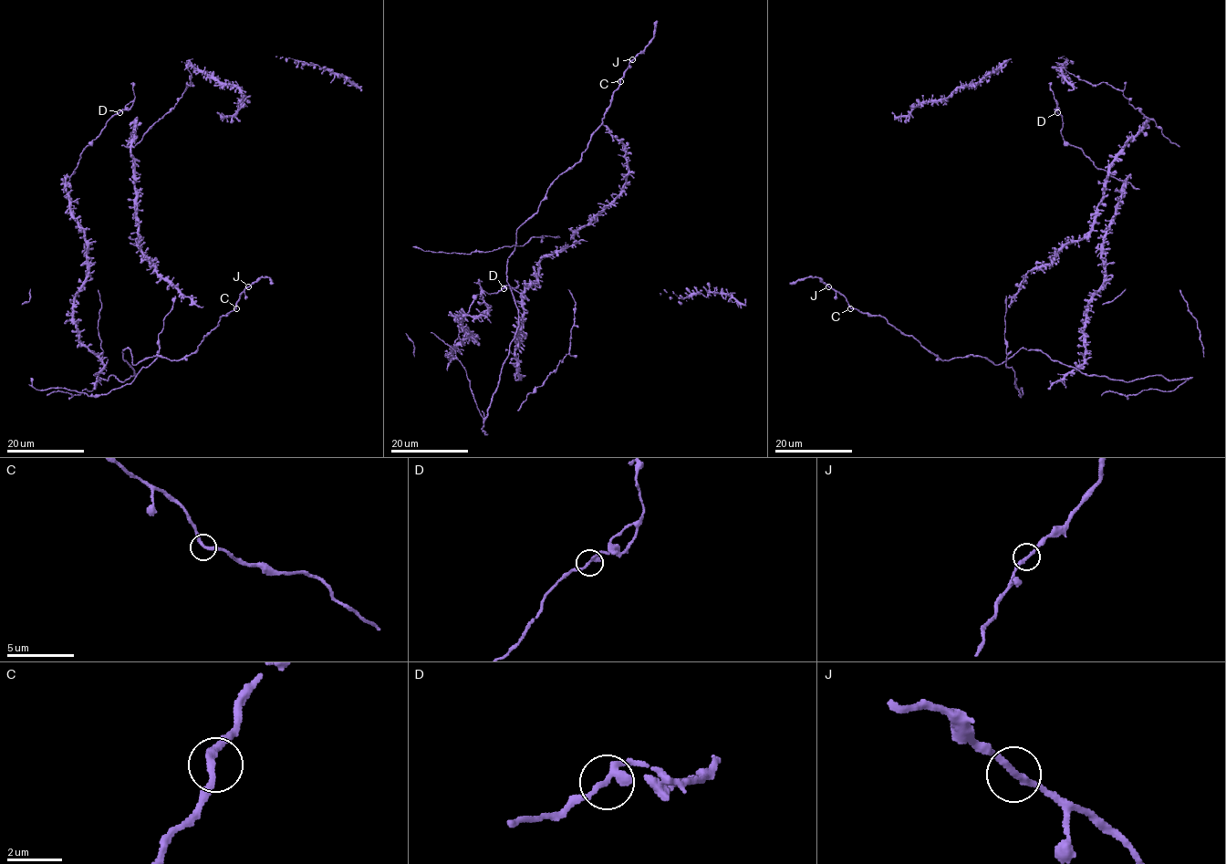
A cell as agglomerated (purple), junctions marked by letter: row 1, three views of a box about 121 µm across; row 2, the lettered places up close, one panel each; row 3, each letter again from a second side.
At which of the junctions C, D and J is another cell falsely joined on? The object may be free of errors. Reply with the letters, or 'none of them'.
J

